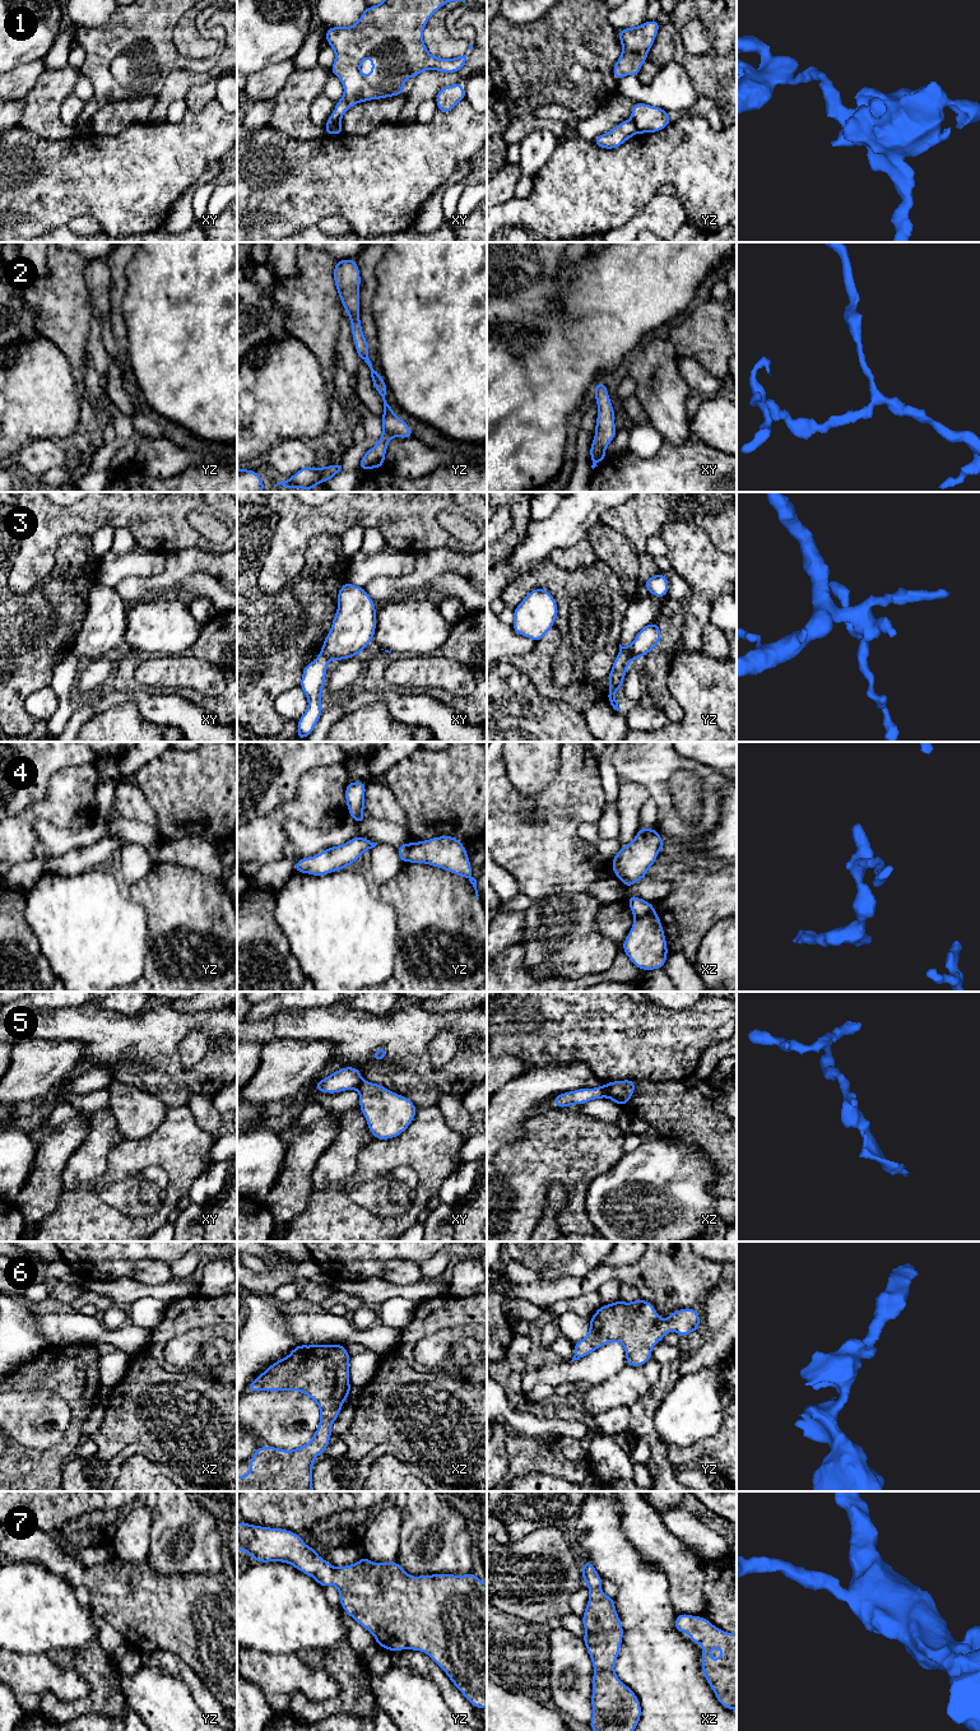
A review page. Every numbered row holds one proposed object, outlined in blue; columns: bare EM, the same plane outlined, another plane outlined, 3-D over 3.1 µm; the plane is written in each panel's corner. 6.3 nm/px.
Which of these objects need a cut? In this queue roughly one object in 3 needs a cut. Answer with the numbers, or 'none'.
1, 5

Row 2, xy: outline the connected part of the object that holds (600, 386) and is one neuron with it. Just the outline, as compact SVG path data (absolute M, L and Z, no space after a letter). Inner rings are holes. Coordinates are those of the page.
M599 381L593 390L598 404L595 436L590 445L590 459L593 461L591 468L594 469L598 467L598 461L602 463L607 458L605 447L616 437L617 430L614 423L616 413L607 391L607 385L603 381Z

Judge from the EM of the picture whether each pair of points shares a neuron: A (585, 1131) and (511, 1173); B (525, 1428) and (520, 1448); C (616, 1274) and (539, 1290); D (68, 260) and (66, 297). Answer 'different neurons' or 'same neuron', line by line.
A: same neuron
B: different neurons
C: same neuron
D: same neuron

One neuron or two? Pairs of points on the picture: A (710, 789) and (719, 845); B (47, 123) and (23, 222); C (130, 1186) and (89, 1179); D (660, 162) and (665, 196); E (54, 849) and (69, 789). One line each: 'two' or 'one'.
A: two
B: two
C: one
D: two
E: two

